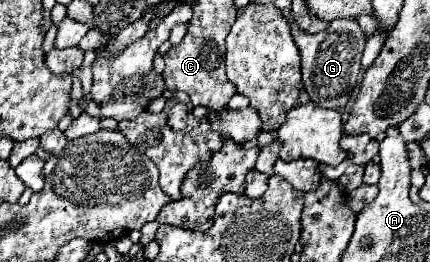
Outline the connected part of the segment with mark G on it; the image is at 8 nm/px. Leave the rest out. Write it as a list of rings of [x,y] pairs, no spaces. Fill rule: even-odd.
[[[338,18],[332,20],[328,28],[318,34],[308,34],[302,32],[298,26],[292,26],[292,34],[302,54],[302,82],[310,100],[314,104],[320,104],[322,108],[332,108],[332,110],[346,108],[358,84],[360,58],[366,44],[366,36],[360,30],[358,22]]]

